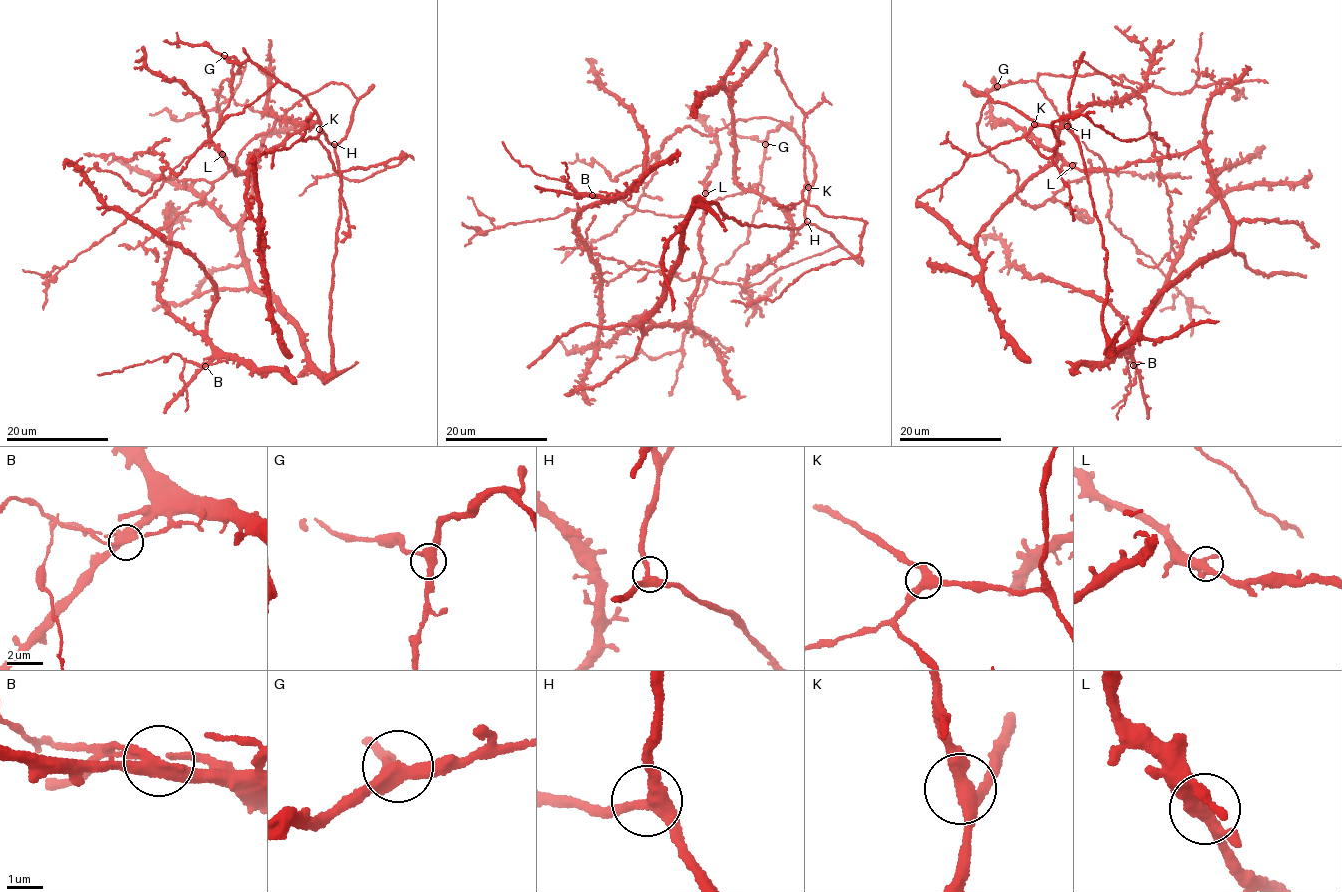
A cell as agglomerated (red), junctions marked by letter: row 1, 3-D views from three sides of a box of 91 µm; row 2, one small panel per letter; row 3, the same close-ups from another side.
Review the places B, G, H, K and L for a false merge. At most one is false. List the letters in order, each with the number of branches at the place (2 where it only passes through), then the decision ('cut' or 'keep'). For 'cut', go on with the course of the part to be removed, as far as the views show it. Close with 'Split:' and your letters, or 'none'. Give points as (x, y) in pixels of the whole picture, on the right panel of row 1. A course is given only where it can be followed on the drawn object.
B: 3 | cut | (1133, 364), (1129, 362), (1127, 368), (1131, 381), (1126, 388), (1128, 391), (1111, 408)
G: 3 | keep
H: 3 | keep
K: 3 | keep
L: 3 | keep
Split: B

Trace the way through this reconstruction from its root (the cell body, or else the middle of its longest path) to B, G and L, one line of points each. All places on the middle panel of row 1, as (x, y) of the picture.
B: (800, 228), (842, 247), (745, 287), (681, 280), (577, 245), (591, 248), (574, 223), (605, 201), (593, 195)
G: (800, 228), (805, 220), (808, 191), (815, 174), (812, 153), (786, 124), (770, 130), (765, 144)
L: (800, 228), (742, 224), (711, 200), (695, 207), (641, 326), (647, 332), (690, 321), (705, 193)

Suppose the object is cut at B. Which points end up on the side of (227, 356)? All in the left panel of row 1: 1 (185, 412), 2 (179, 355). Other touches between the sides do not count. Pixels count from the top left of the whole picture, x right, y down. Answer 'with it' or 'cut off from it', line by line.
1: cut off from it
2: cut off from it

